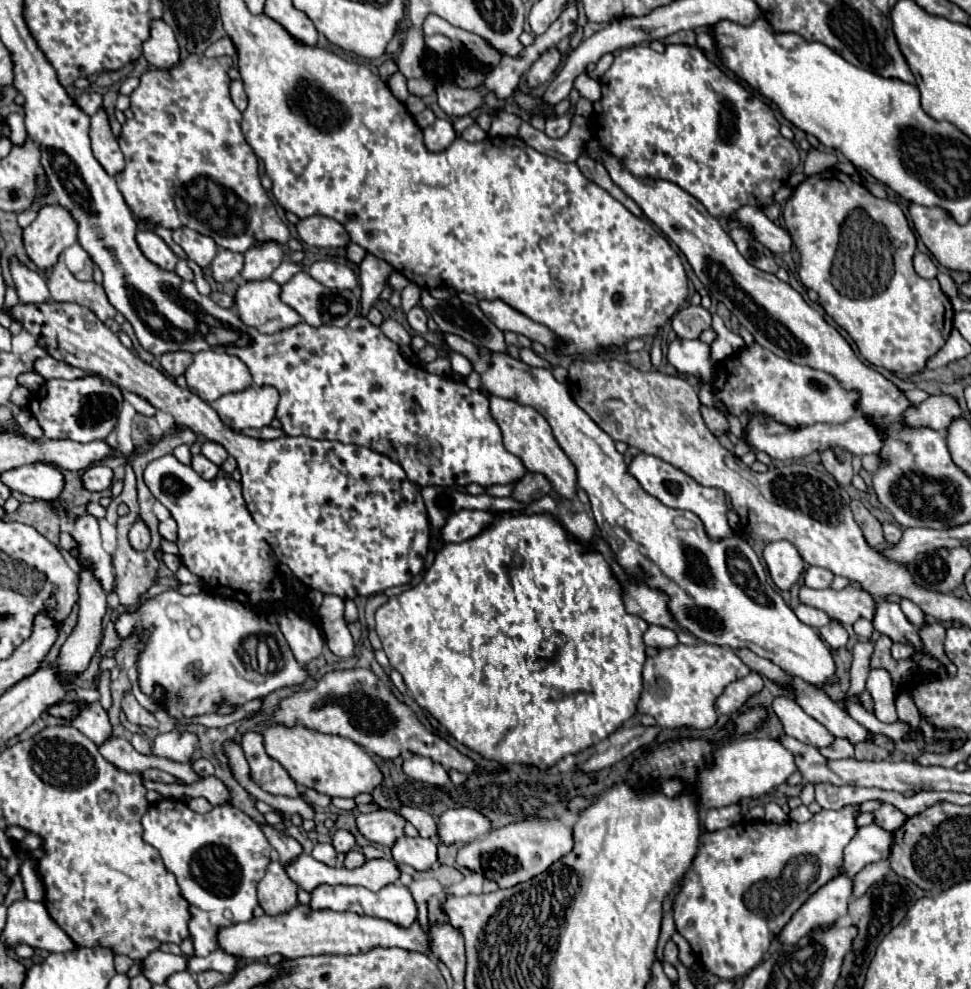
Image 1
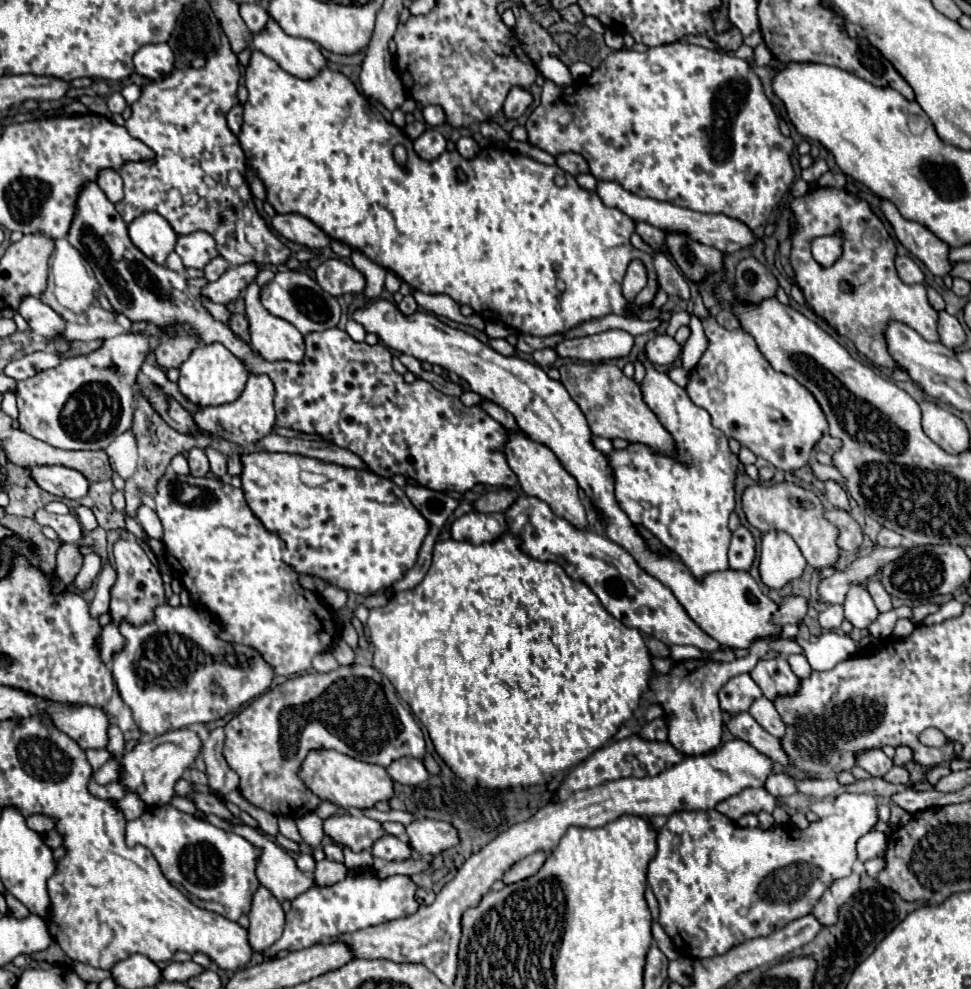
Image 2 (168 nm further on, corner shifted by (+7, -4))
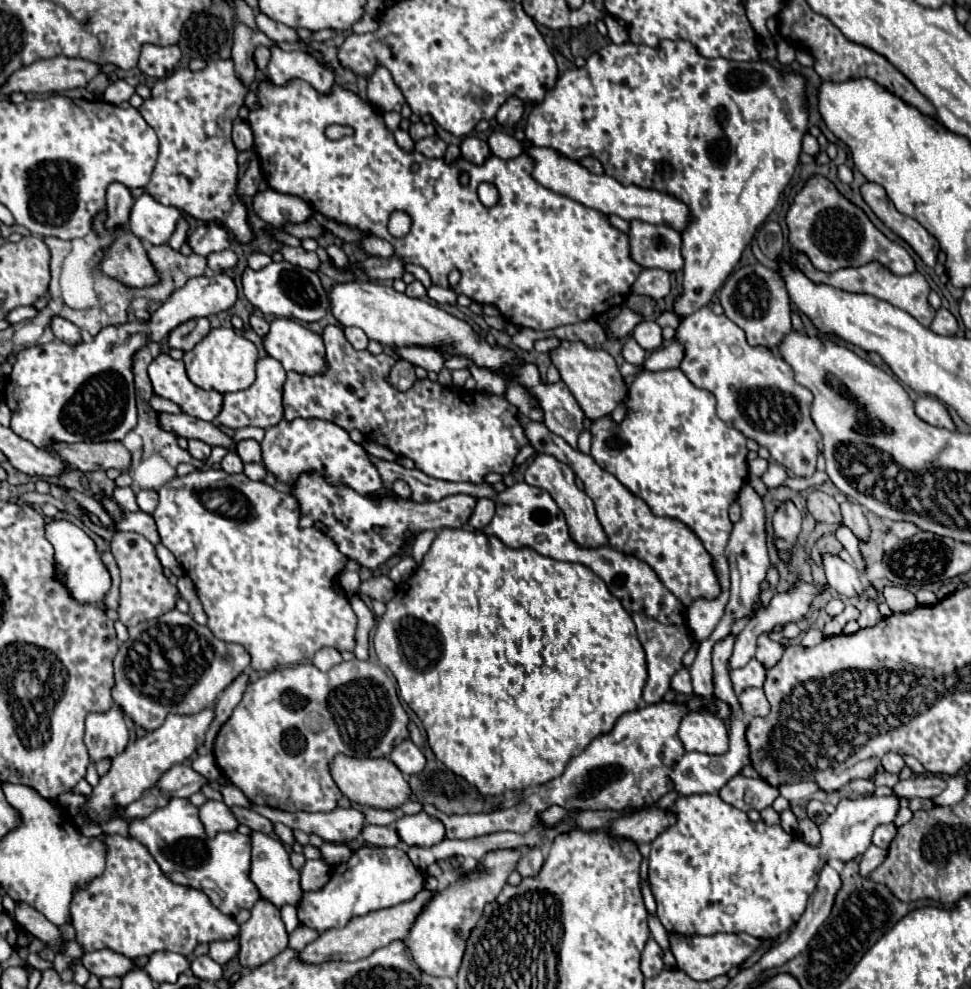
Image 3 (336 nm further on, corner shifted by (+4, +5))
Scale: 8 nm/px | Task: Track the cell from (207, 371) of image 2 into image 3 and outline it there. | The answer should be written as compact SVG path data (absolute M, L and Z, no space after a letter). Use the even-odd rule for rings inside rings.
M211 329L203 341L199 341L191 351L183 355L183 363L187 369L187 377L201 389L213 389L219 393L235 393L247 389L255 381L255 363L257 363L257 347L235 333L233 329Z

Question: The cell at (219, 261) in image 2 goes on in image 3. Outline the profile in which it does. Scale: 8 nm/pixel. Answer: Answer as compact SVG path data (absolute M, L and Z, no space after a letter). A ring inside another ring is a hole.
M223 249L223 251L211 253L211 255L207 257L207 265L209 265L209 269L211 269L213 273L227 271L227 269L235 267L235 263L237 263L237 257L235 257L235 253L233 253L231 249Z

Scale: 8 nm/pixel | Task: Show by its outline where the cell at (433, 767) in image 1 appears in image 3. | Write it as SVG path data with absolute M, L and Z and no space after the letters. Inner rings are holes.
M405 739L399 745L395 745L389 759L399 767L403 775L421 773L425 767L425 755L411 739Z

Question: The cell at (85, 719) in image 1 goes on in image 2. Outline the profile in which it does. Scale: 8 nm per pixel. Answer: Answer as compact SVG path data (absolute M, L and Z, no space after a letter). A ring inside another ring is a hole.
M88 750L86 756L88 756L88 762L90 762L90 766L92 766L94 772L96 772L96 770L110 758L108 750Z

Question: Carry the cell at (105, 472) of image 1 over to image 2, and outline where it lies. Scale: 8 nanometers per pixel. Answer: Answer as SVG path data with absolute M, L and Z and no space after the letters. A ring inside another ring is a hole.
M30 466L30 478L46 492L58 498L80 500L88 492L88 480L66 466Z

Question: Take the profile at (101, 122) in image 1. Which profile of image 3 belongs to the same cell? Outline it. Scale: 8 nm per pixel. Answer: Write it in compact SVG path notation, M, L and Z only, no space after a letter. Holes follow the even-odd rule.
M111 183L107 187L107 227L125 227L129 221L129 211L133 207L133 197L123 183Z

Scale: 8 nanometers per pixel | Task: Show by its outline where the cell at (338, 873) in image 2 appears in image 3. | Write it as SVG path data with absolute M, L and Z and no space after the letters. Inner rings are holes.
M313 859L307 861L301 869L301 889L303 891L315 891L323 887L331 879L331 865L325 859Z

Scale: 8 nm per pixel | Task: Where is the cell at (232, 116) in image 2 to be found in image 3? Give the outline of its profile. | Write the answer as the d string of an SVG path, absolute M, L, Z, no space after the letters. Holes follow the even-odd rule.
M235 119L233 123L233 143L237 147L237 151L245 151L253 147L253 133L247 121L243 119Z

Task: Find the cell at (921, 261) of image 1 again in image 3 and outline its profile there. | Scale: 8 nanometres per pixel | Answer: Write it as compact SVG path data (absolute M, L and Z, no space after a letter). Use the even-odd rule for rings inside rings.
M811 177L807 181L787 213L787 225L791 249L803 251L819 271L859 267L873 259L889 267L895 275L909 275L915 271L915 261L911 255L901 245L891 243L879 229L875 229L867 215L843 195L839 195L825 177Z

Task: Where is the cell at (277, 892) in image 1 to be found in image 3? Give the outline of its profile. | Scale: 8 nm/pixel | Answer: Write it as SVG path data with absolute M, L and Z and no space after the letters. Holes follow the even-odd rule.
M259 899L251 909L251 919L241 925L239 945L239 961L247 969L255 969L279 955L287 947L287 931L279 907Z

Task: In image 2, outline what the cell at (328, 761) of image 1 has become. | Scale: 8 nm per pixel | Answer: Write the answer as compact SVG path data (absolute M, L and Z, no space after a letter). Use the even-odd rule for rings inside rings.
M312 750L302 764L300 776L304 784L322 800L330 800L340 808L374 808L376 802L386 802L394 796L392 778L382 766L354 760L336 750Z

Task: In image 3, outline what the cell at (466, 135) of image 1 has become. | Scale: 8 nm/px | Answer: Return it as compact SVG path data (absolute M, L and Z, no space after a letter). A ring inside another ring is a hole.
M465 137L461 143L461 155L471 163L483 163L491 155L491 151L485 141L477 137Z

